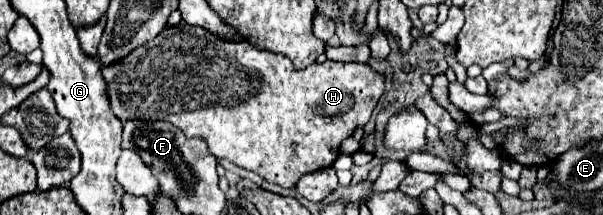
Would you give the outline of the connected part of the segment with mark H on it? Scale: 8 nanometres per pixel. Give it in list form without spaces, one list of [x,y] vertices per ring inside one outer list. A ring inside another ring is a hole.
[[[186,22],[166,26],[152,42],[138,46],[132,54],[112,66],[102,66],[102,76],[108,86],[106,90],[112,112],[122,122],[166,120],[188,134],[188,138],[204,138],[218,160],[228,158],[230,162],[254,170],[284,188],[296,186],[296,182],[308,172],[332,166],[338,158],[340,142],[348,138],[356,126],[370,120],[386,86],[384,74],[368,64],[326,60],[324,64],[314,62],[304,70],[296,70],[282,54],[256,50],[246,40],[222,40],[208,30],[188,26]],[[292,142],[298,144],[296,152],[292,152]]]

